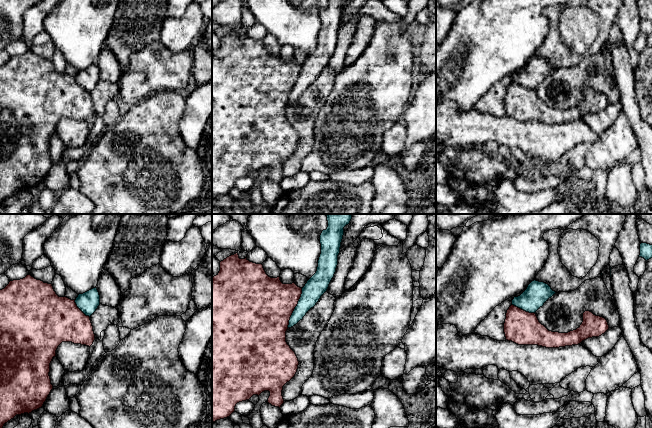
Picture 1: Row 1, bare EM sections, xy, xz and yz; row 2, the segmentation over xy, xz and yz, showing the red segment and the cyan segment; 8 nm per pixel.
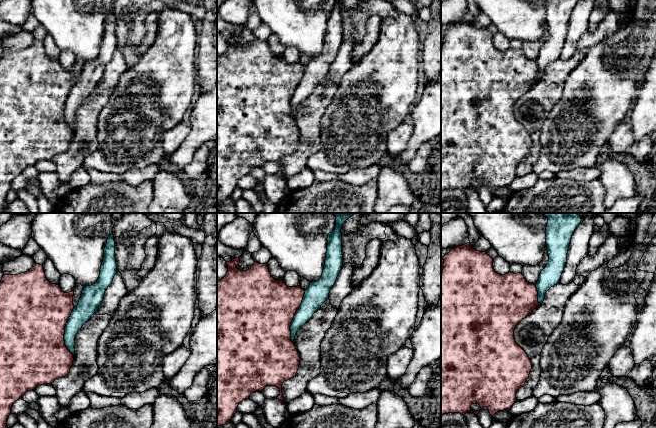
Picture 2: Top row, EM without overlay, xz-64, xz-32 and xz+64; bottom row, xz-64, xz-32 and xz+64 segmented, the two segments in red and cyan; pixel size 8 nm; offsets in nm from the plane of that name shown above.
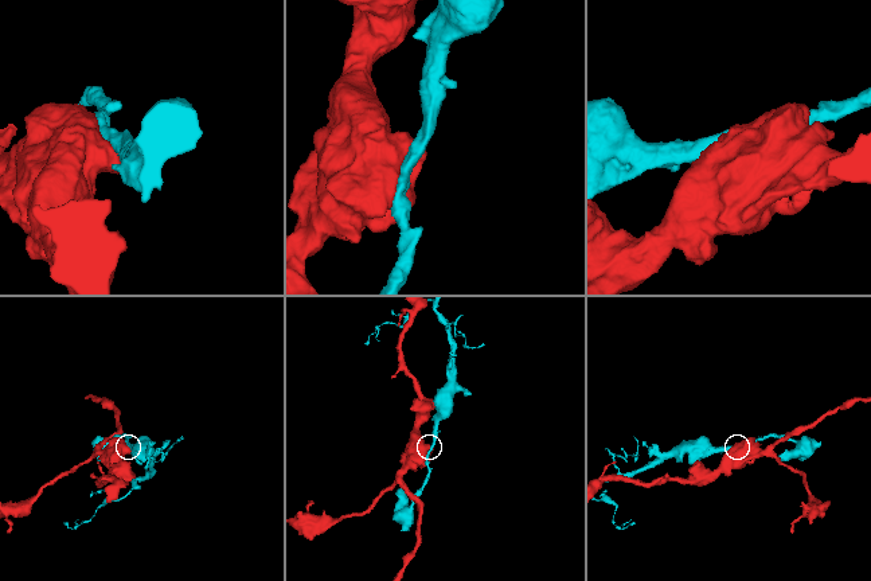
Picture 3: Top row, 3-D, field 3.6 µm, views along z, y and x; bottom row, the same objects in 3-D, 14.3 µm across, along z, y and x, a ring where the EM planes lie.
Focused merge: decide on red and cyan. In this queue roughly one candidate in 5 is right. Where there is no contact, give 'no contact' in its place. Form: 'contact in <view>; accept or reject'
contact in xz; accept

